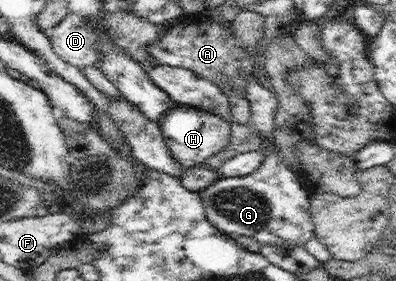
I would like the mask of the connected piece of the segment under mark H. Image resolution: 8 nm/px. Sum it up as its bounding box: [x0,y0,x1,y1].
[158,104,230,171]

